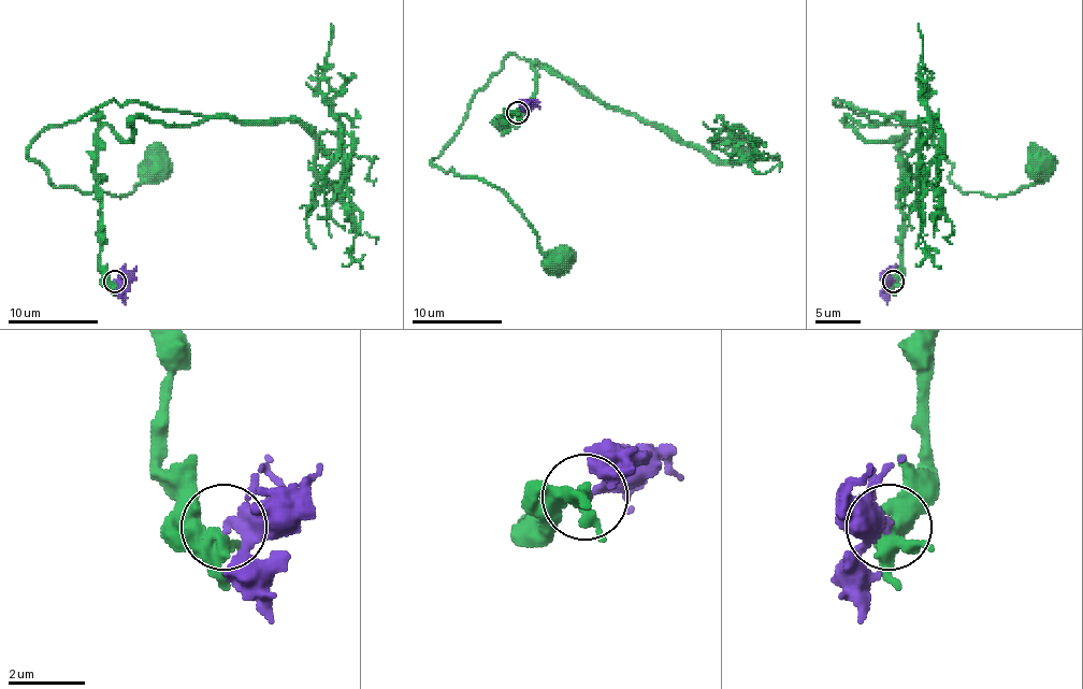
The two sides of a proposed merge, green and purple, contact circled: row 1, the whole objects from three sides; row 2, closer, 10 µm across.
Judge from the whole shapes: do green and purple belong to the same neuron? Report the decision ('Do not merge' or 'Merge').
Do not merge

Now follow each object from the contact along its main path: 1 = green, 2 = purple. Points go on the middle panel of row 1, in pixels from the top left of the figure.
1: (517, 113), (499, 121), (517, 127), (535, 66), (607, 104), (510, 55), (432, 162), (494, 185), (562, 261)
2: (517, 113), (533, 102), (539, 109)

